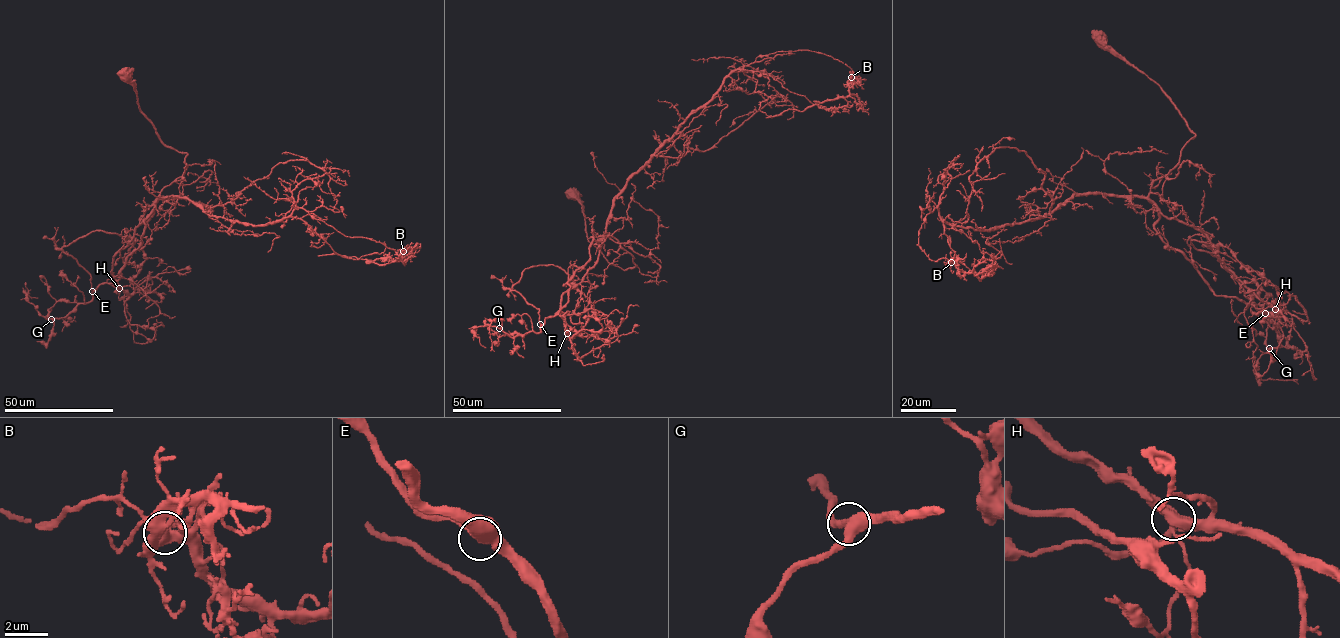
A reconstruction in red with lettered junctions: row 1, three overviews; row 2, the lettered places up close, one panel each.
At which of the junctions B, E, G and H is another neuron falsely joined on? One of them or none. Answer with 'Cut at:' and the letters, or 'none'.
Cut at: B

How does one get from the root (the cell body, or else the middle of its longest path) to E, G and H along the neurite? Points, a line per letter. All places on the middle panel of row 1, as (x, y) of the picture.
E: (574, 196), (587, 239), (610, 263), (635, 266), (607, 233), (592, 237), (568, 302), (540, 324)
G: (574, 196), (587, 239), (610, 263), (635, 266), (607, 233), (592, 237), (568, 302), (539, 333), (499, 328)
H: (574, 196), (587, 239), (610, 263), (635, 266), (606, 233), (596, 263), (562, 296), (567, 333)

